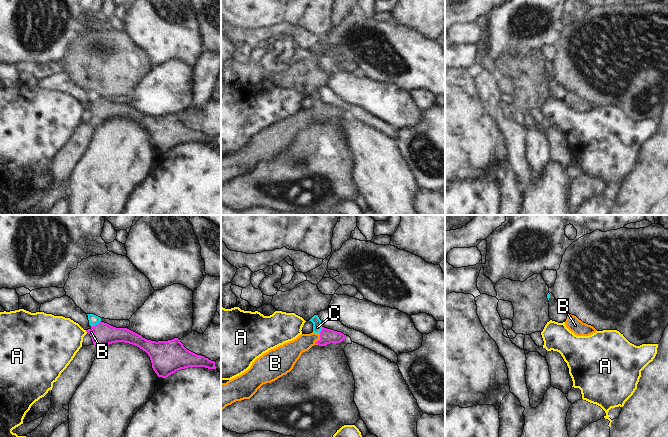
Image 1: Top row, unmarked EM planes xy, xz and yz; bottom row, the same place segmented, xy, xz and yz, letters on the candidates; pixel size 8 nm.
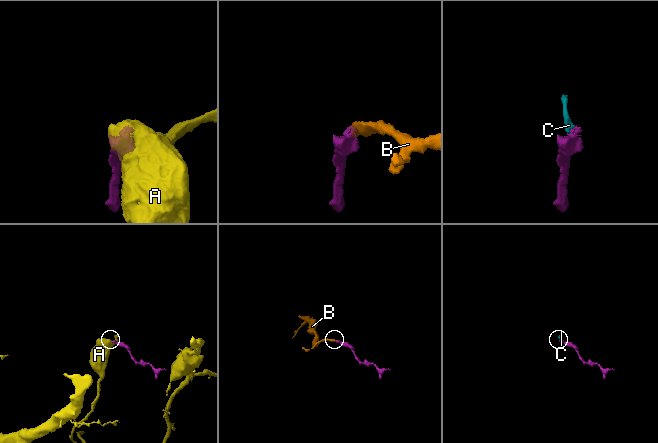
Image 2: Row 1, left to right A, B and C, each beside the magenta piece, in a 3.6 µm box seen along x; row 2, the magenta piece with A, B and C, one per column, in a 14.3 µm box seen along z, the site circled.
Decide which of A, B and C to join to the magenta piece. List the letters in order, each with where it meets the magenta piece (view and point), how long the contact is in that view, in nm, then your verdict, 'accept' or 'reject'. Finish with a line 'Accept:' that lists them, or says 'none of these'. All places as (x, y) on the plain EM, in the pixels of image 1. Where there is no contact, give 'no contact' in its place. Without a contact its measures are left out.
A: contact xy (86, 107); length 30 nm; reject
B: contact xz (318, 116); length 100 nm; accept
C: contact xy (95, 101); length 90 nm; reject
Accept: B

